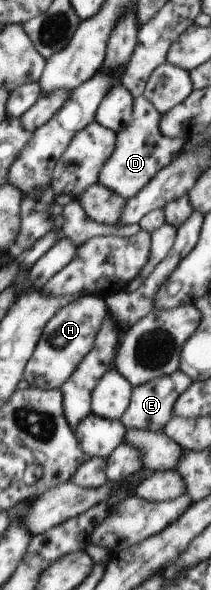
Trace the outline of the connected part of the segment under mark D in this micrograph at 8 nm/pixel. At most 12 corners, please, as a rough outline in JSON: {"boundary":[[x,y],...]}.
{"boundary":[[144,96],[99,183],[136,196],[183,149],[165,137],[161,113]]}

